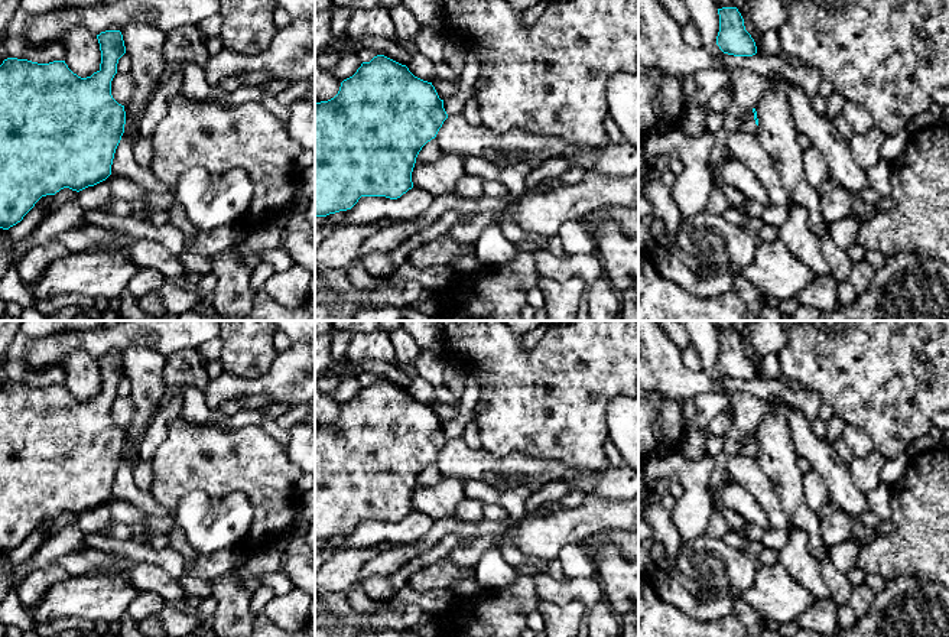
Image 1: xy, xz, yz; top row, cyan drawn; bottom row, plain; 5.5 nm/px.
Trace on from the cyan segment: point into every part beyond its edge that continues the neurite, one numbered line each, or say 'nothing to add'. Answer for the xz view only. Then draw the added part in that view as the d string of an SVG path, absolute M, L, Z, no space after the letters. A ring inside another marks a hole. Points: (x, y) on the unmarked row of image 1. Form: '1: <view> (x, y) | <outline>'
nothing to add

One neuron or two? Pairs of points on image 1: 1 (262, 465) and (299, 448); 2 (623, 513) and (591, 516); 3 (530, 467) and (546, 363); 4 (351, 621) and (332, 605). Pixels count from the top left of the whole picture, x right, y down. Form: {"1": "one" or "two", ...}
{"1": "two", "2": "one", "3": "two", "4": "one"}

